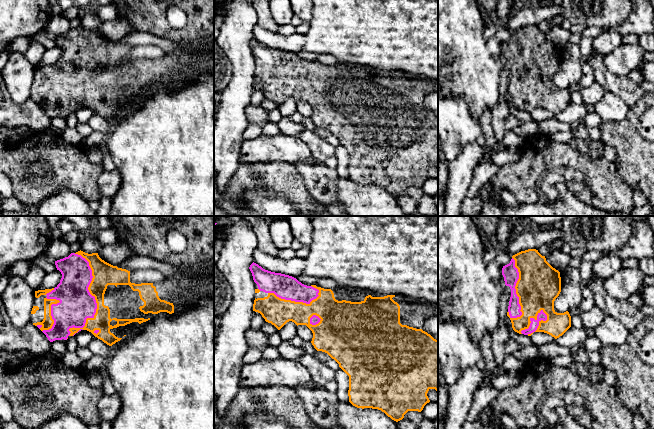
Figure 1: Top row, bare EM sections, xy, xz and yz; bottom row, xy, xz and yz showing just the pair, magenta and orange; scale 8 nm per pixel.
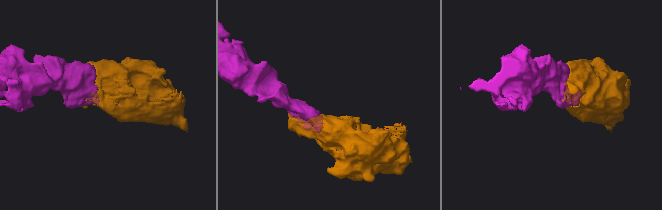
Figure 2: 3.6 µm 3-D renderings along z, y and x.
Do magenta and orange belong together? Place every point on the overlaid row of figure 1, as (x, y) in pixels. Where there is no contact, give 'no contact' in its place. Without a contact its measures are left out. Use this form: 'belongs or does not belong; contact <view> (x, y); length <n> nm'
belongs; contact xy (94, 299); length 650 nm

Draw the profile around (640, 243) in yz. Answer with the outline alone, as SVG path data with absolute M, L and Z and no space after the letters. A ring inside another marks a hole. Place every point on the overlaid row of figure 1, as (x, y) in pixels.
M647 220L631 221L631 234L627 243L616 252L602 252L602 255L615 255L621 260L624 258L636 258L641 261L644 258L654 257L653 251L654 233Z

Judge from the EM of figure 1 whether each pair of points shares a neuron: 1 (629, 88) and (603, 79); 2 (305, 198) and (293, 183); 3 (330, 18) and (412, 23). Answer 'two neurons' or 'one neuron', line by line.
1: one neuron
2: one neuron
3: one neuron

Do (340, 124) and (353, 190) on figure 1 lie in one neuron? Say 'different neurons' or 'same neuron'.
different neurons

